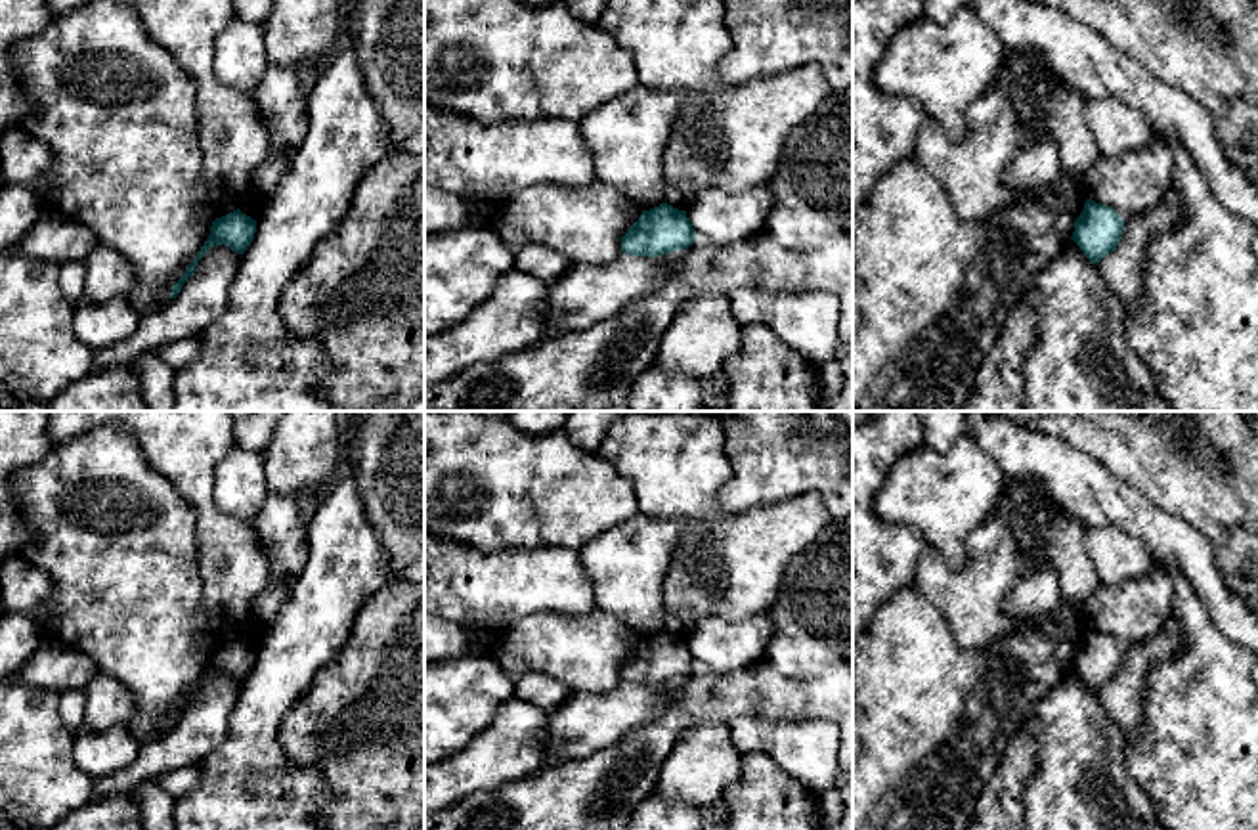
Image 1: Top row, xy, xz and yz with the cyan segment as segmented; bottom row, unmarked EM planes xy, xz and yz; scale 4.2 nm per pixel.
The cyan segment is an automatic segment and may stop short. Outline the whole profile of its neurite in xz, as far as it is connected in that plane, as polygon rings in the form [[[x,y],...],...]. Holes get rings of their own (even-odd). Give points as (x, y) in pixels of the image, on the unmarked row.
[[[667,631],[642,639],[640,646],[621,666],[621,681],[629,685],[663,685],[684,679],[696,669],[686,639]]]

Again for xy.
[[[239,637],[216,646],[210,654],[210,664],[201,675],[195,688],[187,694],[185,702],[172,713],[170,727],[176,727],[182,713],[195,702],[197,690],[208,681],[214,673],[226,673],[237,683],[243,683],[247,675],[252,671],[256,662],[256,648],[243,643]]]

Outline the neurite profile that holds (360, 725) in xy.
[[[392,578],[361,606],[344,646],[285,711],[277,740],[289,761],[315,769],[336,794],[319,815],[327,830],[415,830],[424,824],[424,583]]]

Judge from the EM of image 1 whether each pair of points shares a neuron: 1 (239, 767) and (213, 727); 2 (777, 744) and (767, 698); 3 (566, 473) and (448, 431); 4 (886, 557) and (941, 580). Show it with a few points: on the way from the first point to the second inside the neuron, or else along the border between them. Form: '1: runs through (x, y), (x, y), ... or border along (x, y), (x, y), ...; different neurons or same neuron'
1: border along (238, 697), (224, 739), (195, 765); different neurons
2: border along (817, 718), (761, 720), (735, 716), (727, 723); different neurons
3: runs through (538, 473), (490, 473), (477, 459); same neuron
4: border along (930, 555), (920, 563), (910, 584); different neurons

